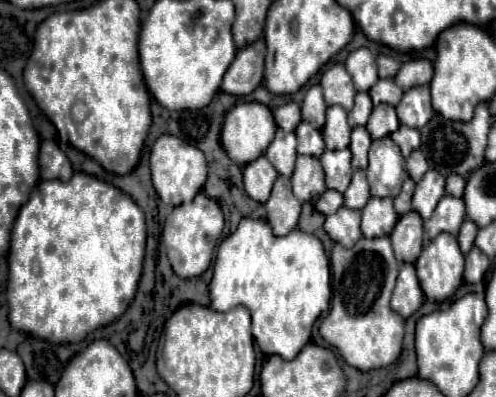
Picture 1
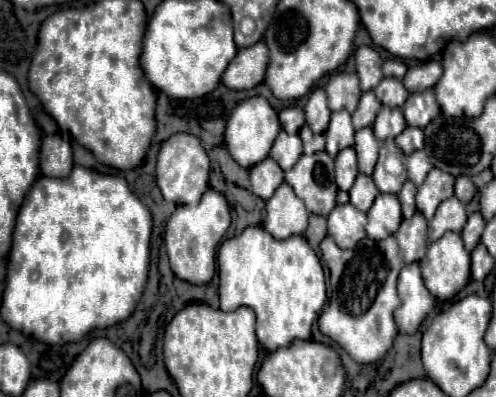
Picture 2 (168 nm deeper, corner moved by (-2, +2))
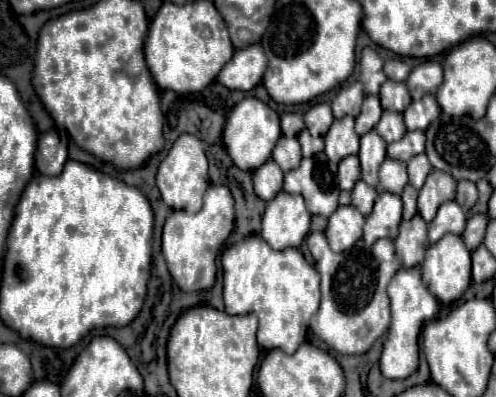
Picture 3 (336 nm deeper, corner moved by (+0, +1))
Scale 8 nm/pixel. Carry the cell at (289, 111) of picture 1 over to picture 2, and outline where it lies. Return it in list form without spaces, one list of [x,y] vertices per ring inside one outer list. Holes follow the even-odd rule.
[[[288,106],[288,108],[280,110],[278,118],[280,118],[282,128],[290,134],[298,134],[298,130],[304,126],[304,112],[298,106]]]

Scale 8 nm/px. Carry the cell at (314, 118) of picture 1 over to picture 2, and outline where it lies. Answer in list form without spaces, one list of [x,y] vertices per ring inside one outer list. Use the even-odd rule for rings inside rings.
[[[324,88],[312,90],[304,110],[306,110],[306,124],[312,128],[312,132],[322,134],[328,128],[328,122],[330,122],[330,108],[326,104]]]

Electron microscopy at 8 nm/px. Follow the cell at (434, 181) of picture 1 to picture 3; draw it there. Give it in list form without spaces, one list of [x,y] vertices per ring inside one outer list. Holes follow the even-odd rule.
[[[438,169],[430,171],[424,187],[418,195],[418,213],[424,217],[424,221],[432,221],[438,207],[446,201],[452,201],[456,195],[456,181],[448,177],[448,173],[440,173]]]

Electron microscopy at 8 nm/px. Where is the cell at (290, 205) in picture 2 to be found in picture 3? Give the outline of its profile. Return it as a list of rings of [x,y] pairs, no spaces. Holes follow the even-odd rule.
[[[280,191],[266,205],[262,217],[262,239],[278,251],[288,247],[300,247],[308,235],[312,215],[308,213],[302,197],[292,197],[290,193]]]

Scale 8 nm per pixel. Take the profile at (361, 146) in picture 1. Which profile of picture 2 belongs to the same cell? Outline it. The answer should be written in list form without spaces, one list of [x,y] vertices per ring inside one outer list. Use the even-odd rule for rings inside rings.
[[[362,128],[356,132],[354,150],[358,154],[358,168],[362,174],[372,174],[378,158],[378,142],[372,134],[372,128]]]

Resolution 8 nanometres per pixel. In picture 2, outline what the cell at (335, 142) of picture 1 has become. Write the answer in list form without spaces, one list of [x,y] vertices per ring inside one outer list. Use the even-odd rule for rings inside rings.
[[[338,110],[332,112],[326,136],[326,152],[334,158],[342,148],[348,148],[354,144],[354,126],[350,122],[350,112]]]

